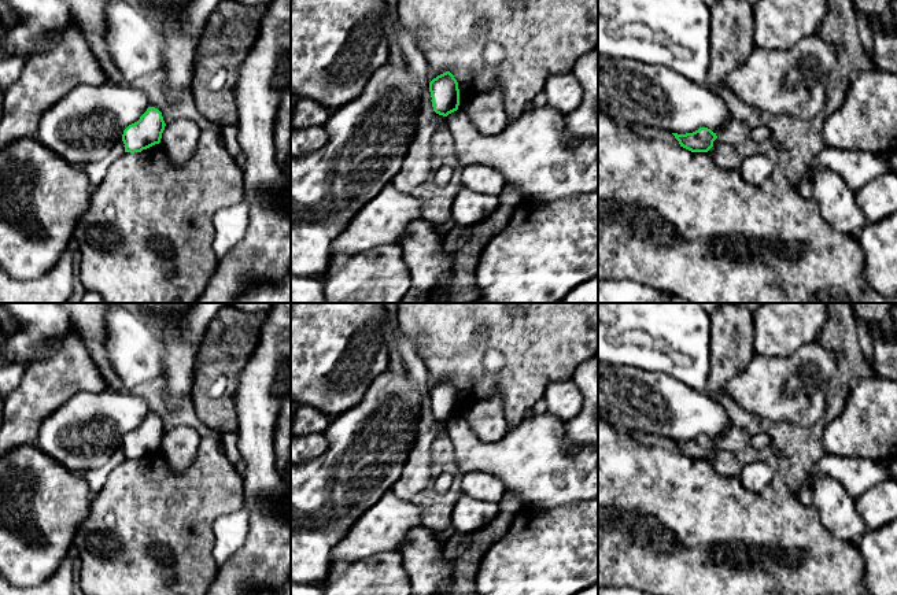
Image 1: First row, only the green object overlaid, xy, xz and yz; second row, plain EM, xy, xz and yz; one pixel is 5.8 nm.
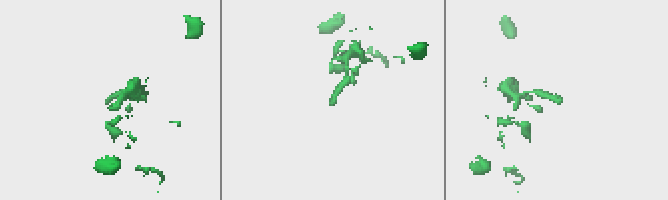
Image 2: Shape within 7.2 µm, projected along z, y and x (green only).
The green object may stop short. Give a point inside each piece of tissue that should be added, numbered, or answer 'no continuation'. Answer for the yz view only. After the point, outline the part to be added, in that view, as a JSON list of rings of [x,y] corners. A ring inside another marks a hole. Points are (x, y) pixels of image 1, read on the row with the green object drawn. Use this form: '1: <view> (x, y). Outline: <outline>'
no continuation

